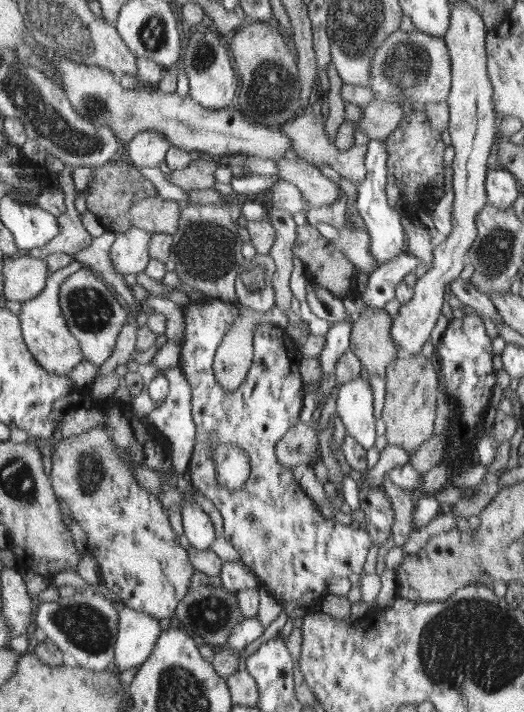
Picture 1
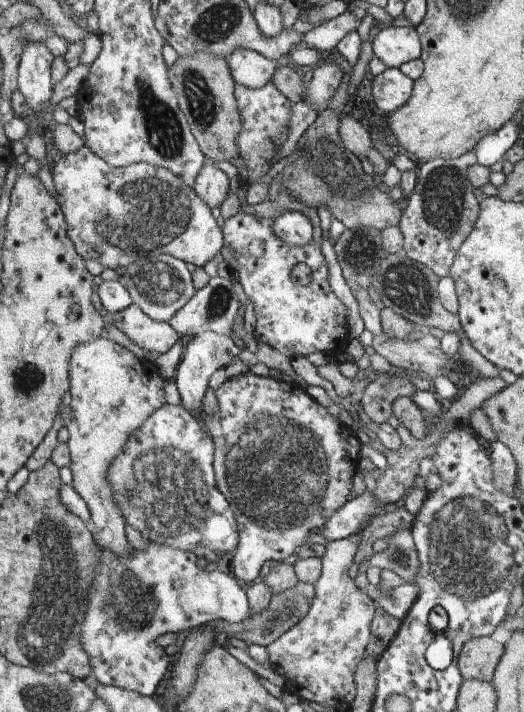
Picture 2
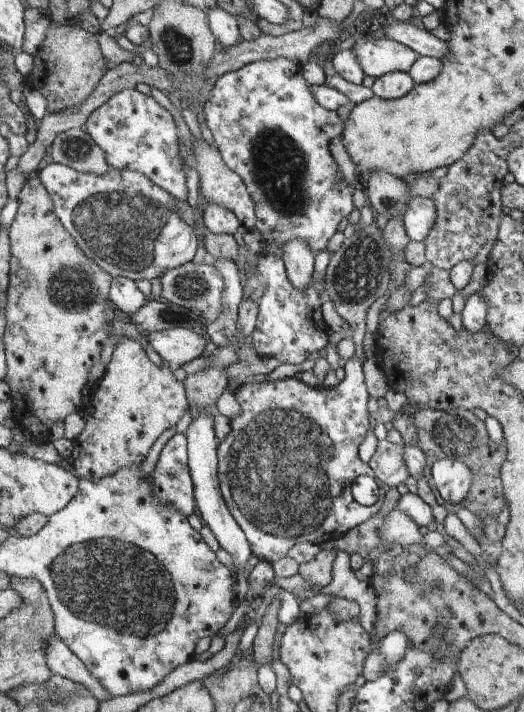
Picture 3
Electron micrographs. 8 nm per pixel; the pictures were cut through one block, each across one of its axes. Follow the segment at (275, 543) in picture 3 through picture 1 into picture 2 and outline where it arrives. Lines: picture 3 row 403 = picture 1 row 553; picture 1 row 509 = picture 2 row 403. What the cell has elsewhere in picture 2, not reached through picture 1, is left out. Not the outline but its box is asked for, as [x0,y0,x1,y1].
[214,372,360,587]

